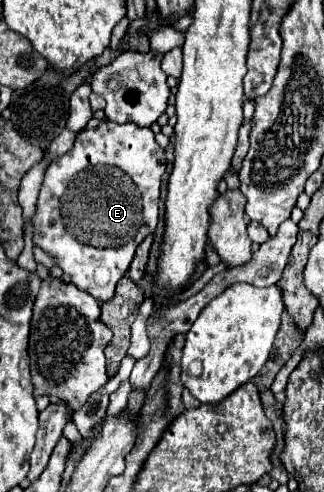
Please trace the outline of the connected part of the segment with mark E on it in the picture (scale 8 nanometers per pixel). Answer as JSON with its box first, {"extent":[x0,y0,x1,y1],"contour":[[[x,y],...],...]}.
{"extent":[32,120,164,304],"contour":[[[104,120],[98,128],[86,128],[76,136],[72,150],[68,150],[46,168],[38,196],[38,210],[32,220],[34,246],[50,254],[56,266],[62,268],[62,272],[76,288],[90,292],[90,296],[94,296],[100,304],[112,300],[116,282],[126,274],[138,244],[156,230],[164,172],[164,148],[156,144],[154,132],[150,128],[140,128],[132,122],[116,124],[110,120]]]}

